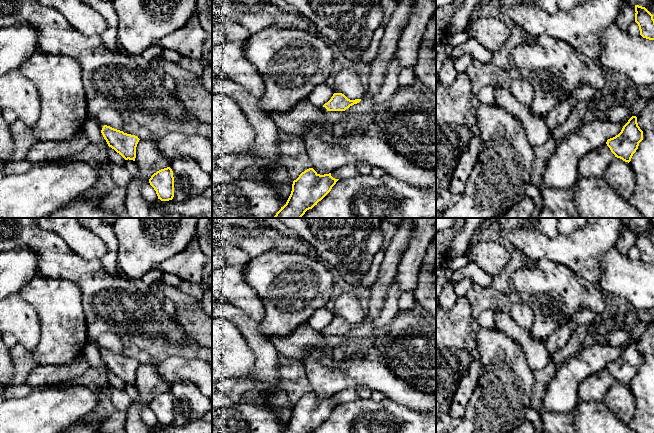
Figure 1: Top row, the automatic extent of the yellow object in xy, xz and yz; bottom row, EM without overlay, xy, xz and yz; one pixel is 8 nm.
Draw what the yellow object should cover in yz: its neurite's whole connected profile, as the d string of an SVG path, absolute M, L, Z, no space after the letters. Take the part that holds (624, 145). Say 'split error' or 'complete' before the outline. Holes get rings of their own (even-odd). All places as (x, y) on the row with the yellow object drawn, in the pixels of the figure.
complete | M632 116L623 126L621 132L608 139L606 144L615 157L629 163L642 140L643 131L638 126L637 117Z

